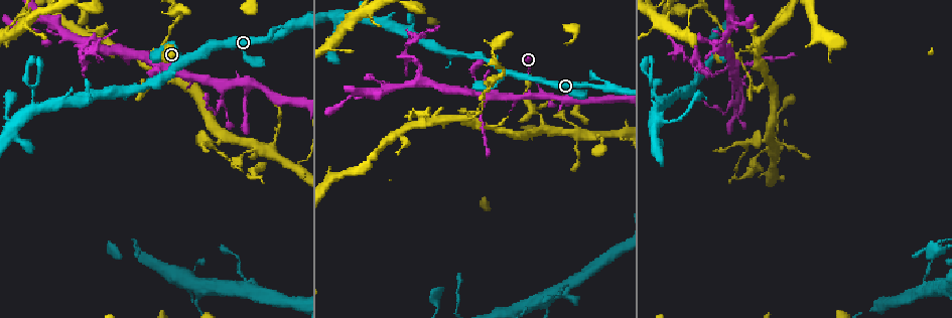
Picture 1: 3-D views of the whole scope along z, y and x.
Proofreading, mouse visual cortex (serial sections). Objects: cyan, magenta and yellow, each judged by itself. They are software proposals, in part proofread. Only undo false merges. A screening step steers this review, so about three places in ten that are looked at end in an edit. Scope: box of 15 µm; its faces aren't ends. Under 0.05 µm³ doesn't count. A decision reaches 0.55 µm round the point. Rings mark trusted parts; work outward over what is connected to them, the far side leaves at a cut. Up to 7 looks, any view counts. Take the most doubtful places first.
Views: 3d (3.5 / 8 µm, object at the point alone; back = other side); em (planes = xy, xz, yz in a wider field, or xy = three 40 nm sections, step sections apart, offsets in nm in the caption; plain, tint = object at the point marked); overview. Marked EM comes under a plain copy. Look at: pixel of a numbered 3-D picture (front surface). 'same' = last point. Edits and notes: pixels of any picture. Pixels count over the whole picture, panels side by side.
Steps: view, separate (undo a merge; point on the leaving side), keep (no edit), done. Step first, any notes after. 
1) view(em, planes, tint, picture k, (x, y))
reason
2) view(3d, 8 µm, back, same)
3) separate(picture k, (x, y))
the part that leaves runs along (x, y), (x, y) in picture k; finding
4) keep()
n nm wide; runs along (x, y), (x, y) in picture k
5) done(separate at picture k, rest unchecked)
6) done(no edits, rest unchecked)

view(3d, 3.5 µm, picture 1, (220, 90))
three arms meet

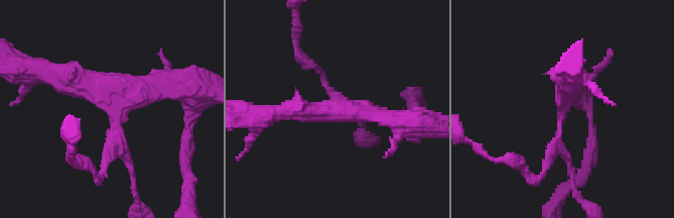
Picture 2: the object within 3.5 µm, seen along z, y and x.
view(em, planes, tint, picture 2, (560, 116))
need the tissue

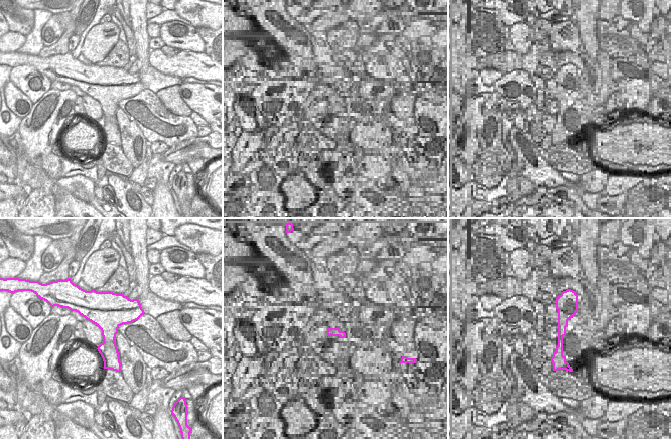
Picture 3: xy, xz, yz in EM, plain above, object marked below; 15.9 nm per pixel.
keep()
480 nm wide; runs along (100, 177), (116, 111), (62, 74) in picture 2; continuous, no second cell

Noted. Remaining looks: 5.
view(3d, 8 µm, picture 1, (33, 87))

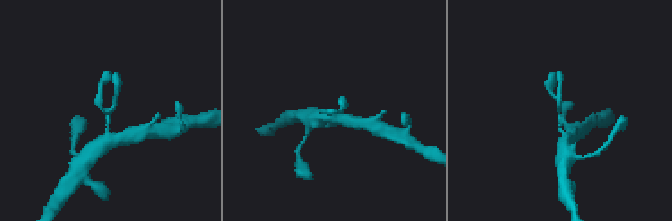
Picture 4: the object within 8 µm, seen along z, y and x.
view(em, xy, step 2, tint, picture 4, (107, 115))
now the EM

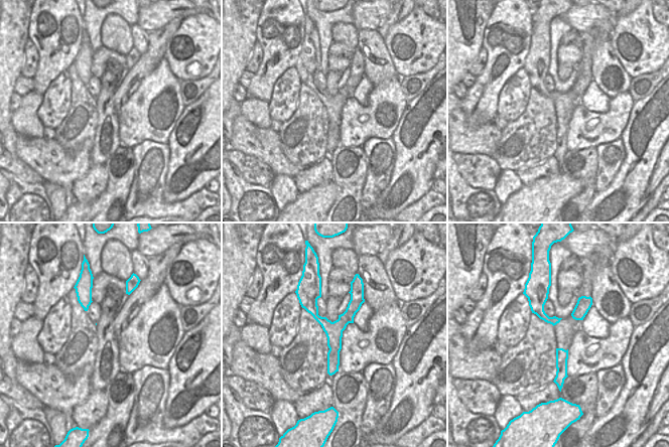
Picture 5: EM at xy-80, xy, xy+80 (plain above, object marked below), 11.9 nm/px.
keep()
arms of 150, 250, 250 nm; runs along (312, 298), (314, 313), (333, 332), (331, 371) in picture 5; all the same cell

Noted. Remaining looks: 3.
view(3d, 3.5 µm, picture 1, (482, 112))
a narrow waist

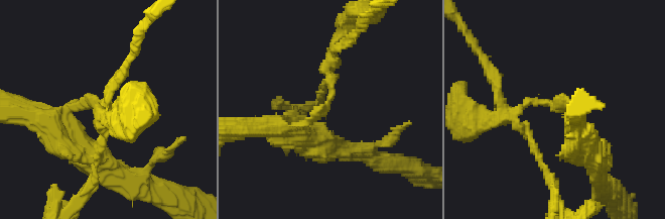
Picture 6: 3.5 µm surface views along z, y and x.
view(em, xy, step 3, tint, picture 6, (555, 100))
need the tissue

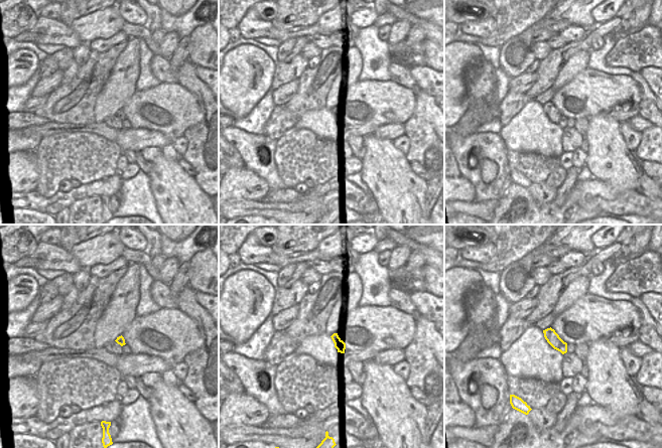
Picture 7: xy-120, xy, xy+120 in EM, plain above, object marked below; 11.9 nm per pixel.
view(em, xy, step 1, tint, same)
another direction

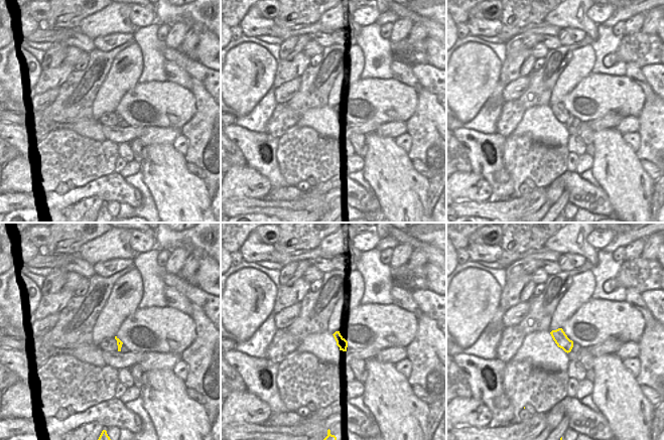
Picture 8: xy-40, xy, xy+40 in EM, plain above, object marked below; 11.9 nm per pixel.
separate(picture 6, (84, 136))
arms of 150, 150 nm; border along (344, 338), (341, 349) in picture 8; two cells meet here

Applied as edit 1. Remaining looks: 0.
done(separate at picture 6, rest unchecked)

